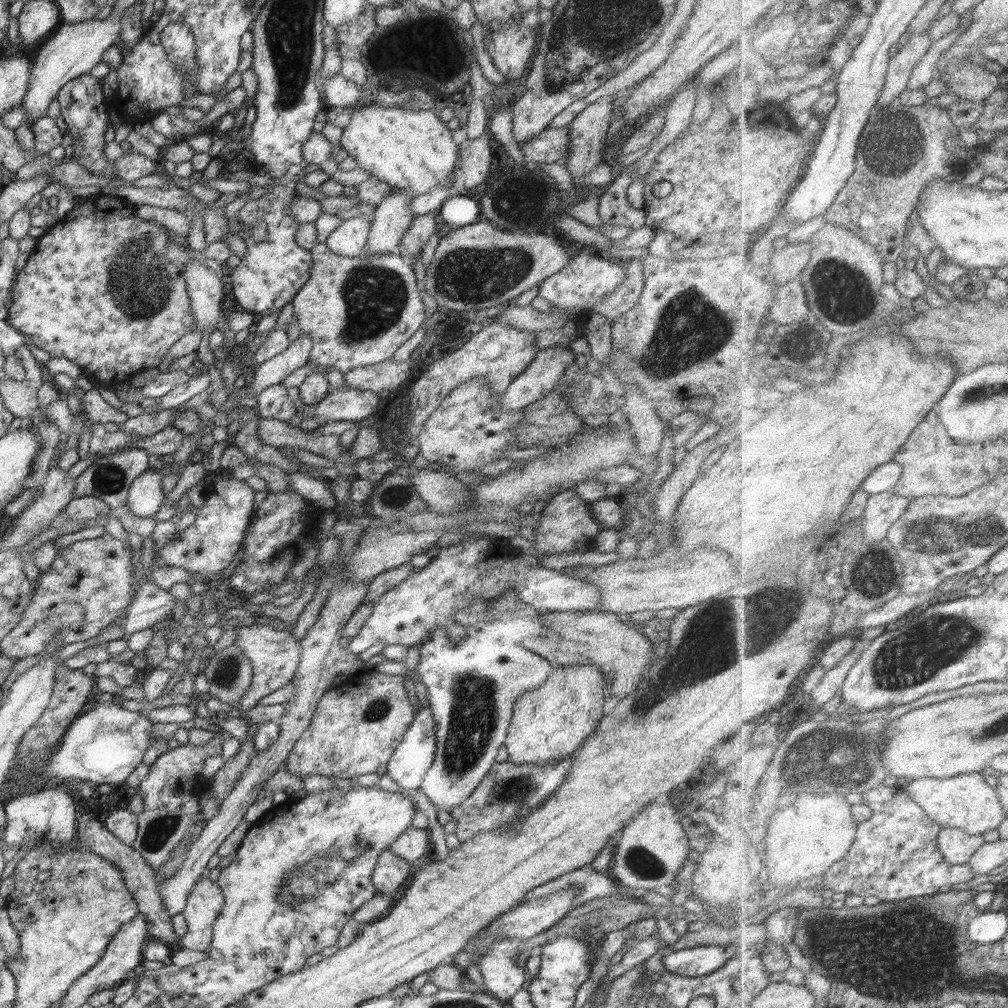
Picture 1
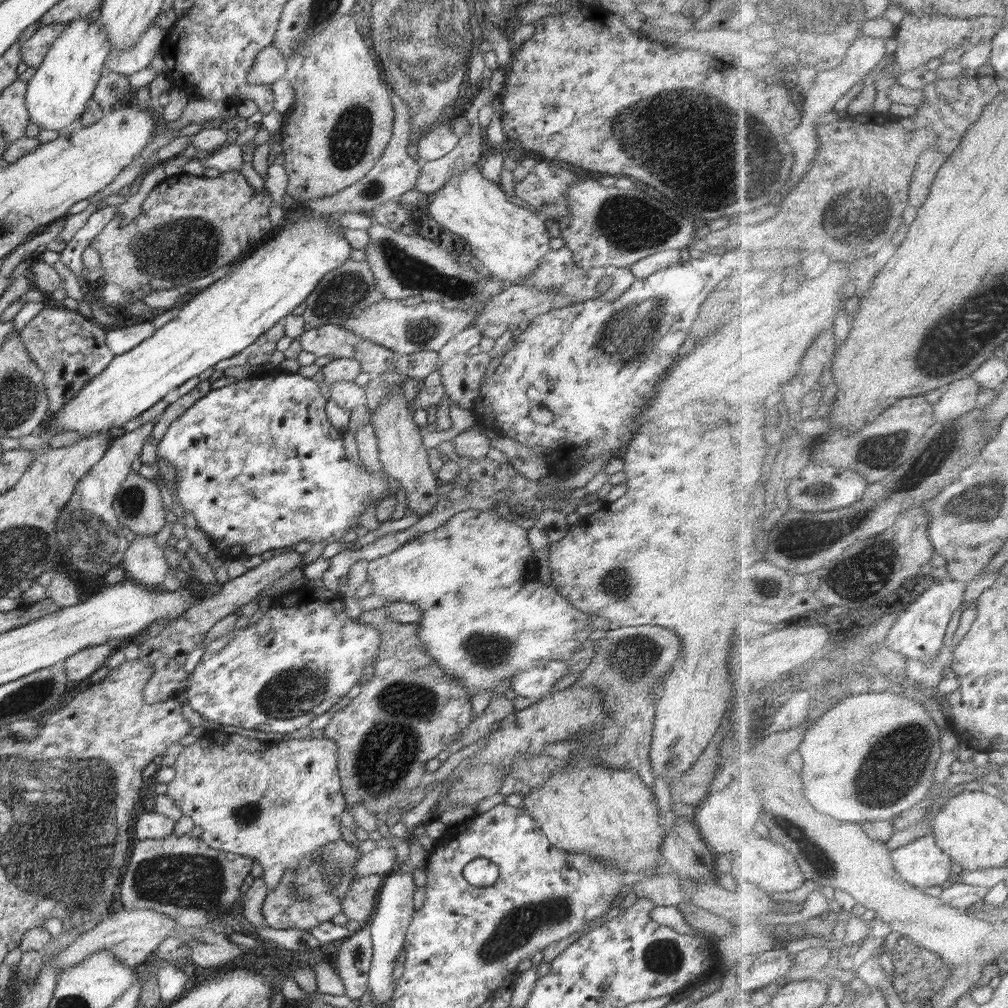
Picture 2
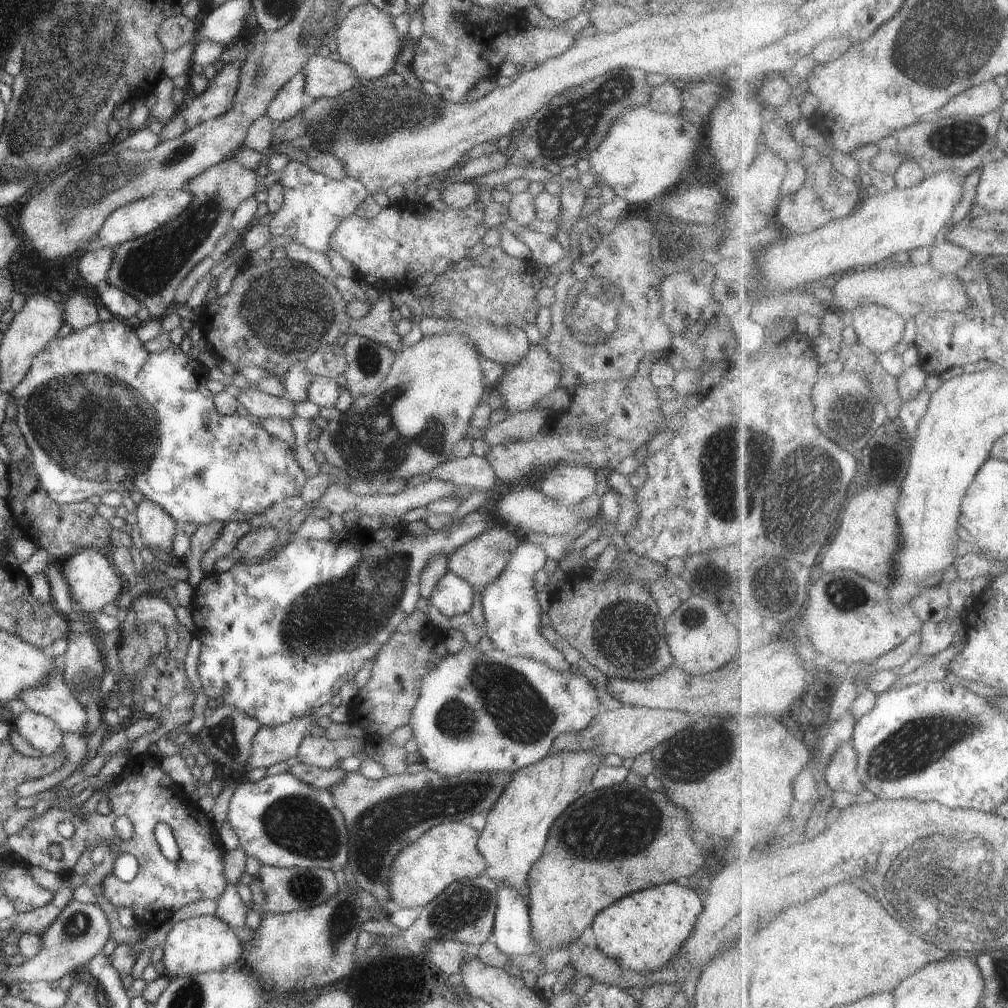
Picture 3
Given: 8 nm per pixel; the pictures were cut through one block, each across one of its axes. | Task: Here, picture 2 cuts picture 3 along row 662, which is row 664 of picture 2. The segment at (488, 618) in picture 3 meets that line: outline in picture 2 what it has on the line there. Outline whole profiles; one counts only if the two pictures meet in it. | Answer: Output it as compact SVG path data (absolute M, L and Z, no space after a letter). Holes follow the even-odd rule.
M548 661L546 665L534 669L519 670L508 679L508 686L515 696L540 701L550 695L552 687L569 674L566 661Z

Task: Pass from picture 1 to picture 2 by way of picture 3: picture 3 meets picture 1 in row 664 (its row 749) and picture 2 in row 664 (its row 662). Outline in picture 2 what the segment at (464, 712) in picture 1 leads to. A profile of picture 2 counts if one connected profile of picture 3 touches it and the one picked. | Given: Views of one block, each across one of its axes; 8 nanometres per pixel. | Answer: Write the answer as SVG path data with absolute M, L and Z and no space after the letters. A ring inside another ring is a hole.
M464 510L456 514L456 516L449 518L446 522L444 522L444 524L442 524L442 526L436 528L436 530L421 534L418 539L414 539L413 541L407 542L398 550L395 550L394 552L391 552L386 556L382 556L382 558L378 558L378 560L369 561L367 571L369 579L373 584L373 592L371 594L374 594L374 596L379 596L380 598L384 598L384 600L392 600L396 602L409 602L410 604L415 604L422 611L422 619L420 619L420 622L418 622L418 630L416 630L416 636L418 636L418 639L420 639L420 643L424 645L424 649L426 649L426 655L428 655L430 659L434 659L434 662L438 663L438 666L440 666L440 669L444 671L444 674L450 676L451 678L454 678L455 682L462 682L464 689L466 689L466 693L468 693L468 697L472 697L476 693L480 693L480 691L483 690L486 691L486 693L488 693L489 695L491 695L491 697L494 697L494 695L504 696L506 691L510 689L510 686L508 686L508 679L510 679L510 676L513 676L513 674L516 674L519 670L534 669L536 667L546 665L548 661L566 661L570 659L570 657L572 657L572 655L574 655L574 653L576 653L576 651L578 651L578 649L581 648L581 645L584 642L587 642L588 637L590 637L590 635L592 635L593 632L593 630L590 630L590 628L588 628L588 623L590 623L590 620L588 619L590 619L590 615L586 614L585 612L582 612L581 610L578 610L572 603L569 602L569 598L566 595L560 594L560 592L558 592L558 589L552 583L544 585L544 582L536 578L536 574L534 574L534 564L532 564L533 560L535 560L535 558L533 557L534 553L535 551L530 547L530 543L528 543L527 529L524 529L521 526L510 522L509 520L504 520L497 513L496 510Z

